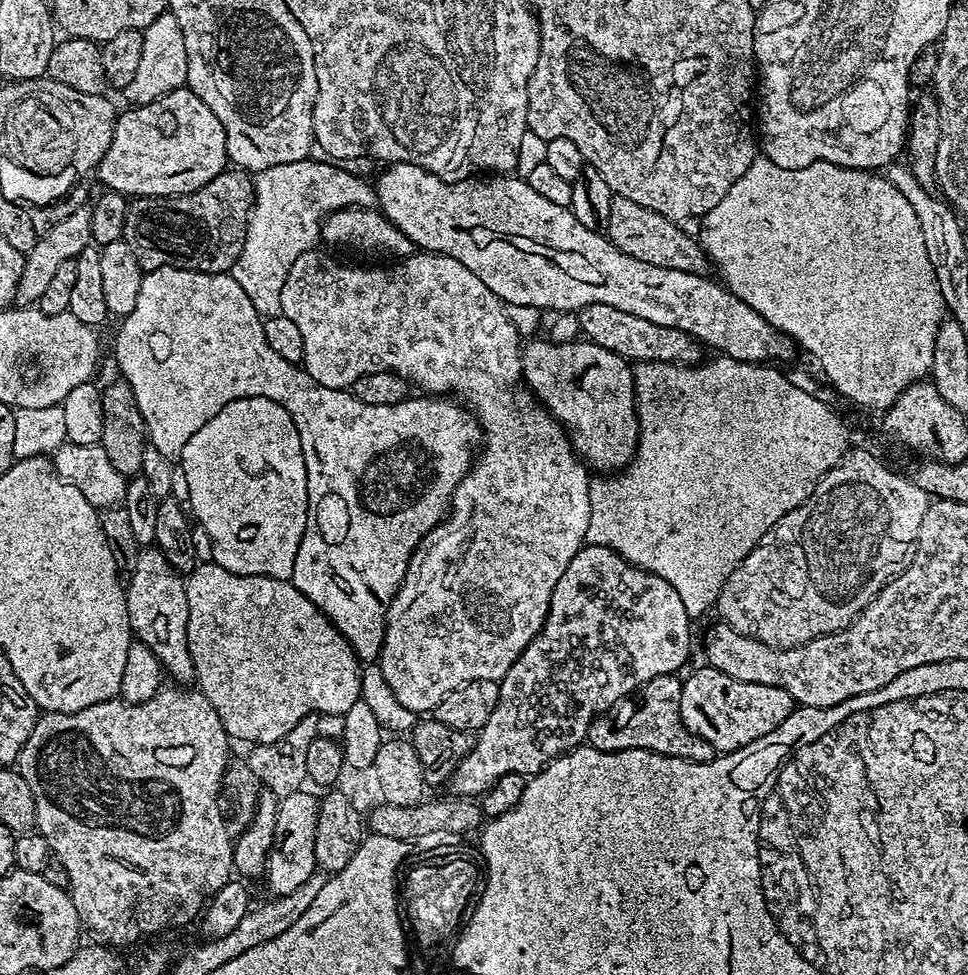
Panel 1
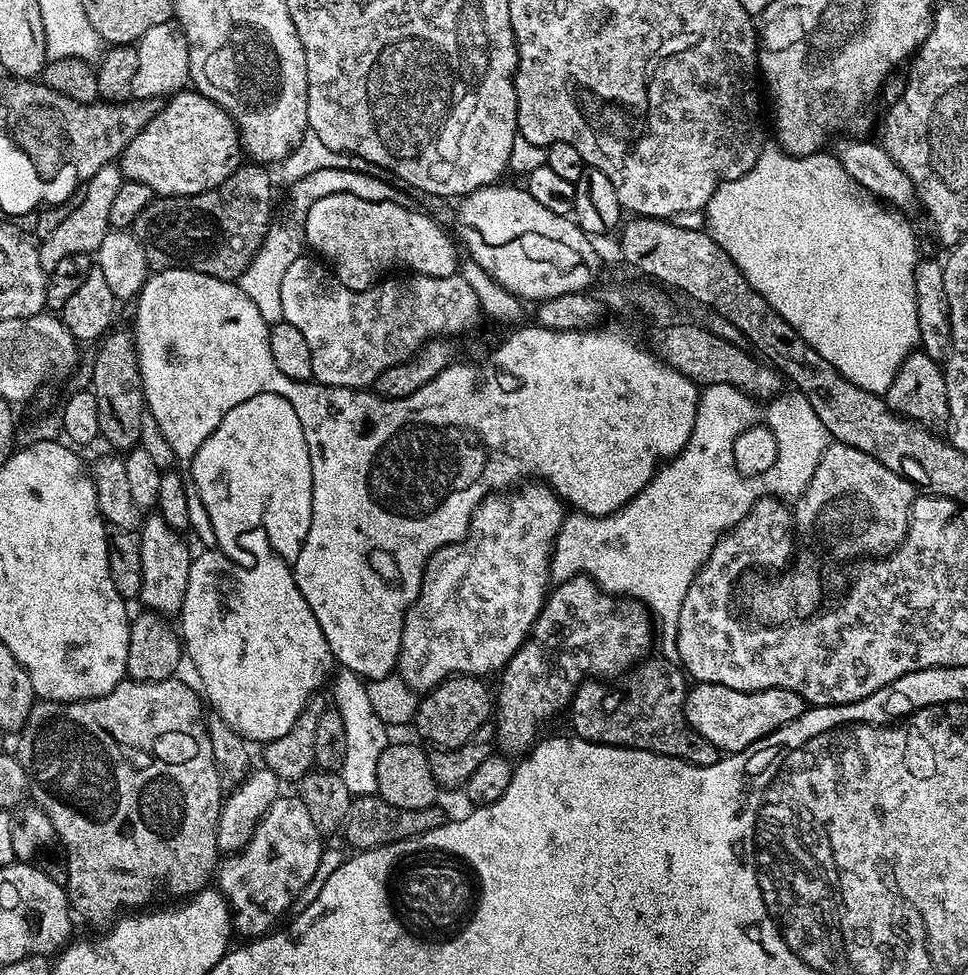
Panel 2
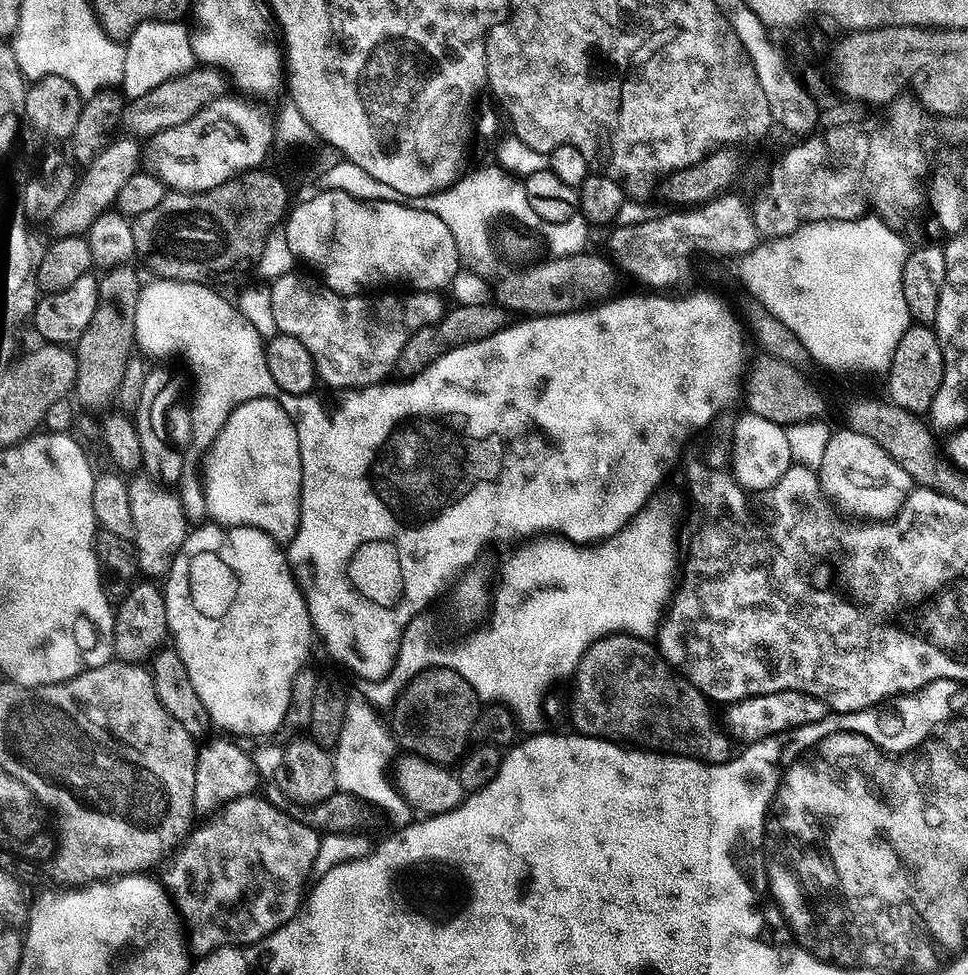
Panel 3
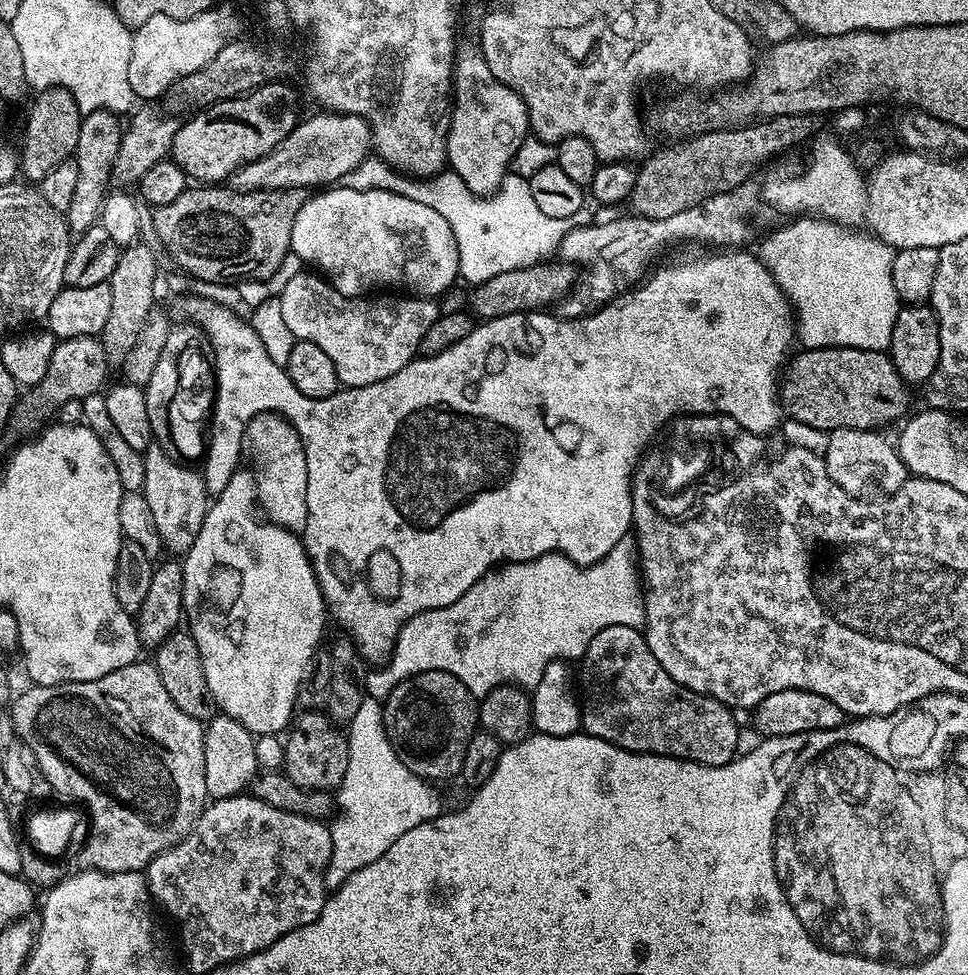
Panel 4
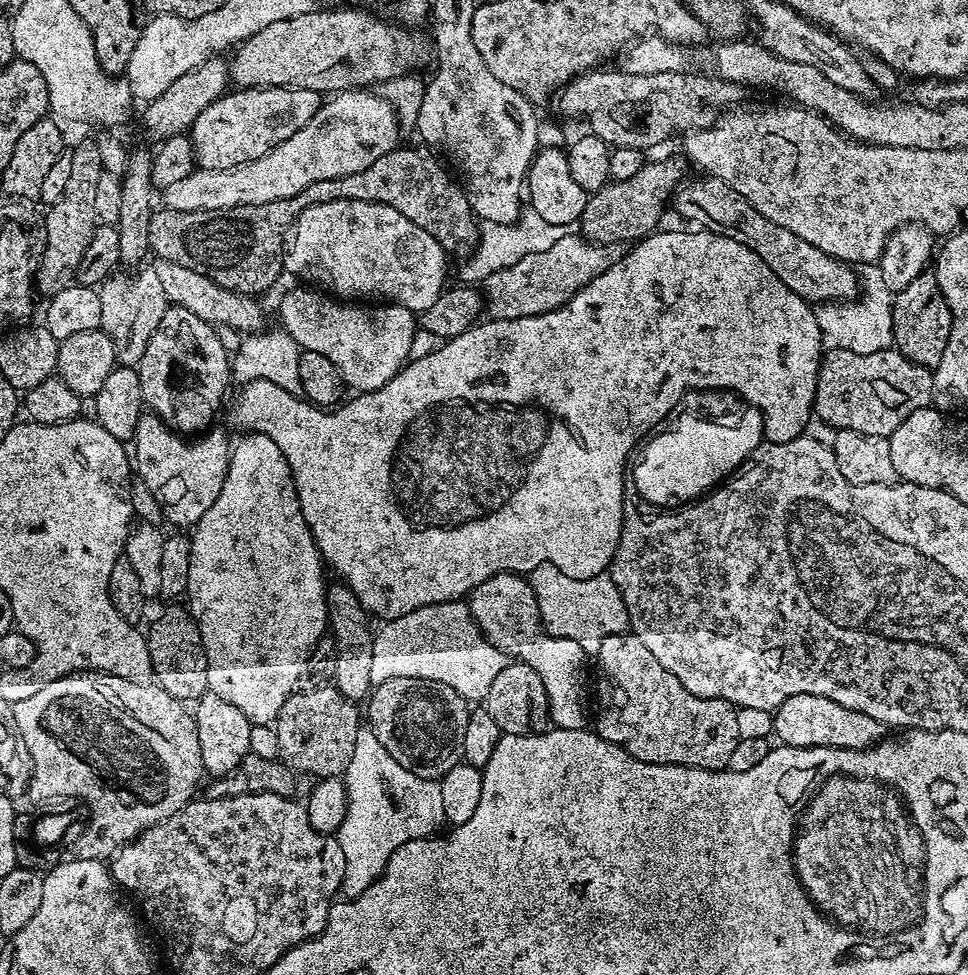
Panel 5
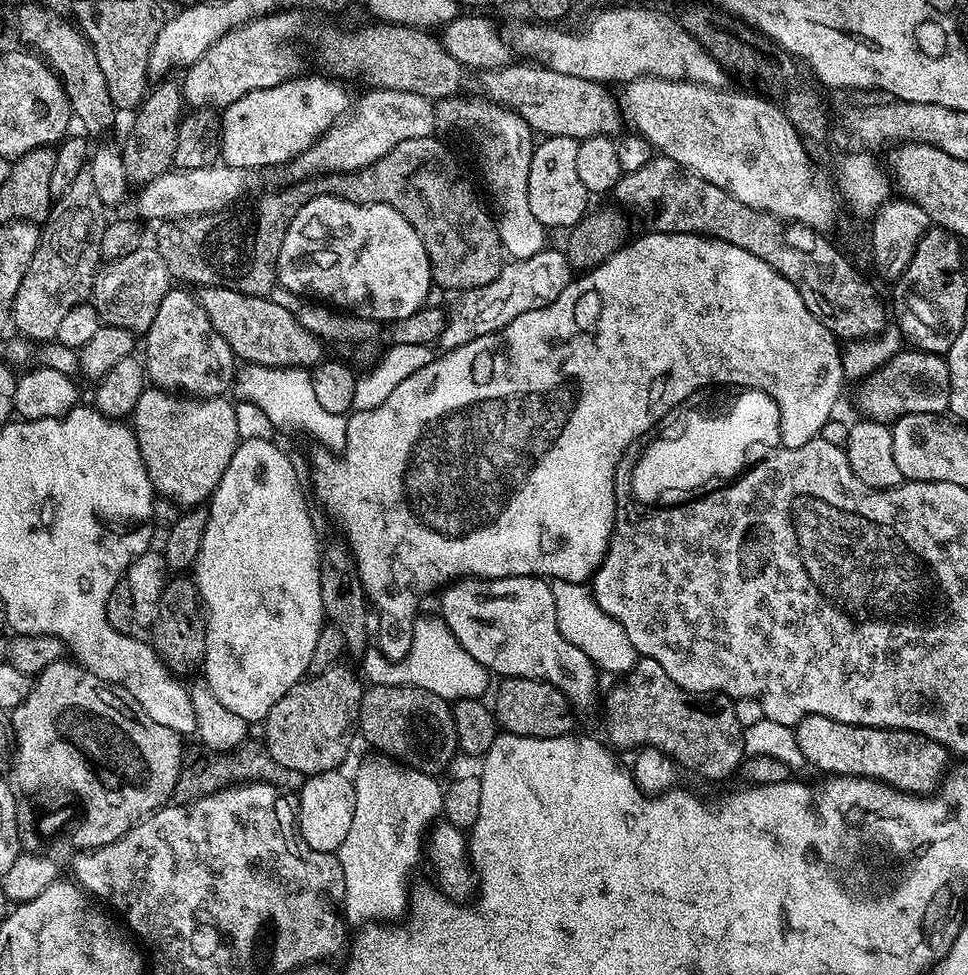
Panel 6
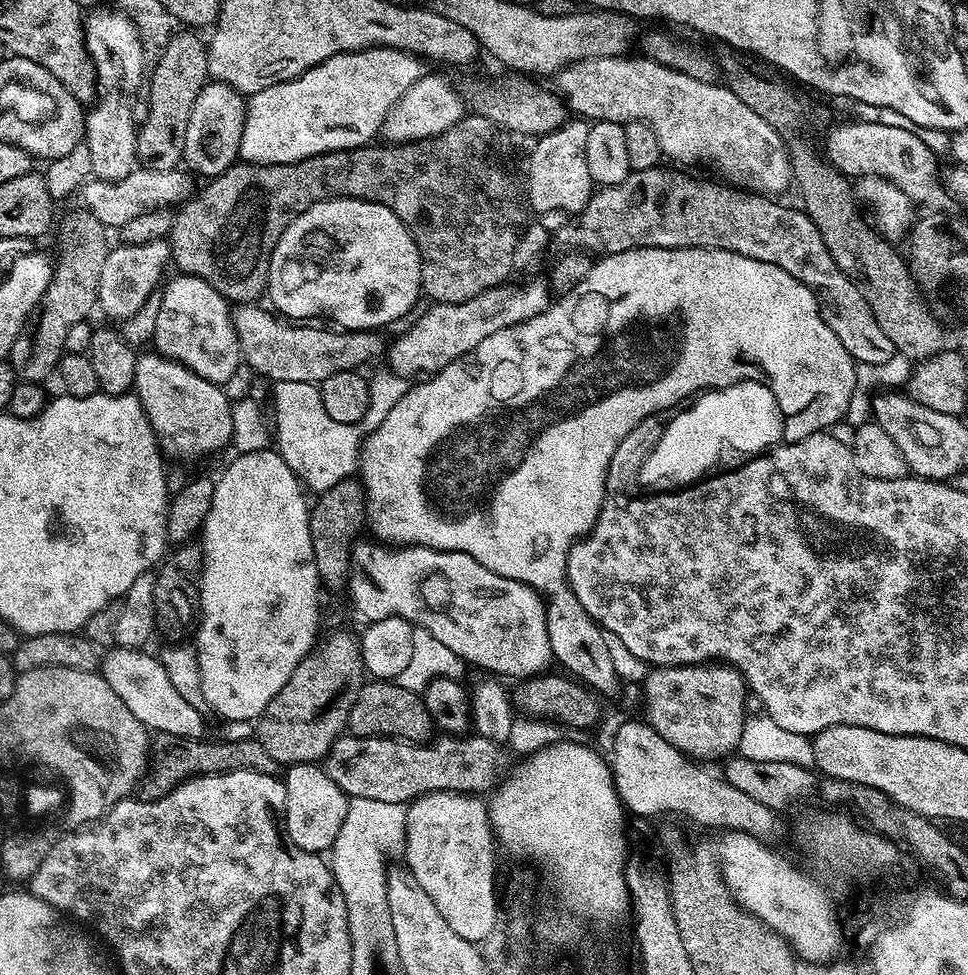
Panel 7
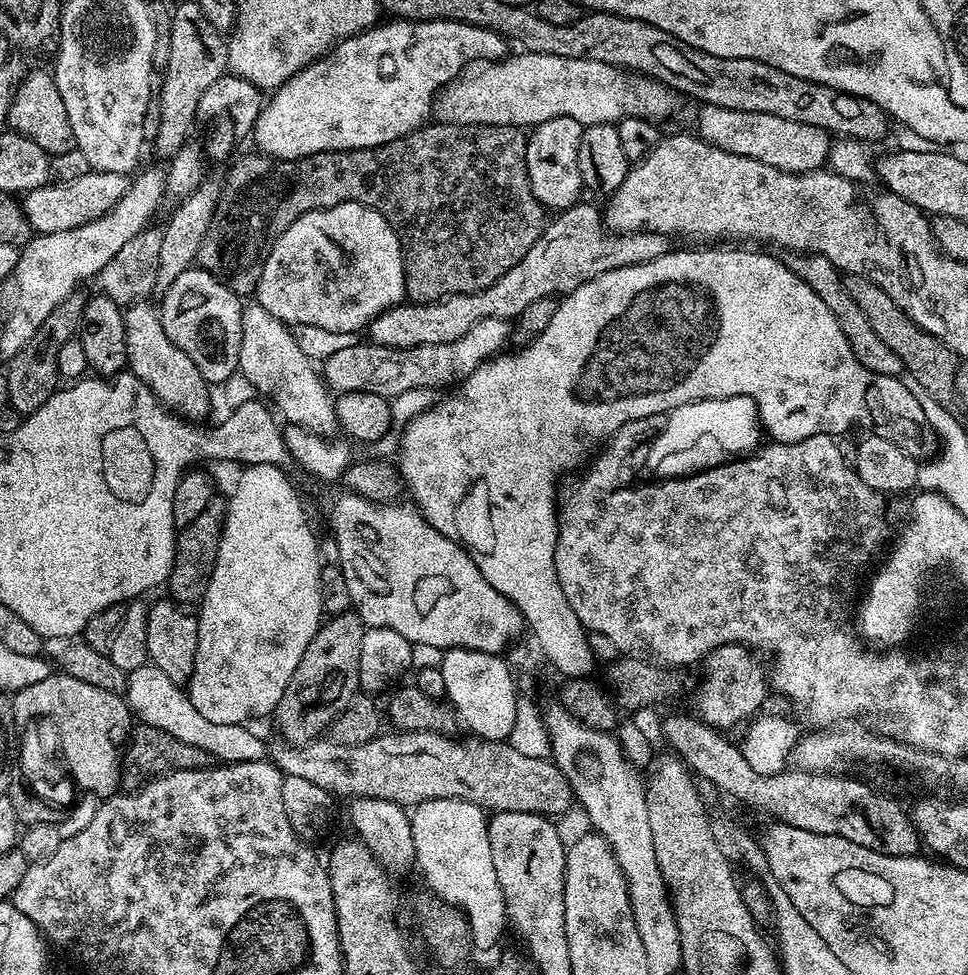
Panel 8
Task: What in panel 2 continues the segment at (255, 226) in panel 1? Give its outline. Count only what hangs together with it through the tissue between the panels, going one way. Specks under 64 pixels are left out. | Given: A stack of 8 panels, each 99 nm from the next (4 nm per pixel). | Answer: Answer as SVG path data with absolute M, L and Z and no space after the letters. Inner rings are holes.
M316 168L313 172L306 173L301 180L293 182L288 196L292 199L292 216L296 220L284 220L281 224L276 222L269 227L262 246L256 251L250 266L246 266L246 270L240 275L238 281L246 298L250 298L254 306L258 306L258 314L262 314L262 318L270 326L280 323L284 318L282 314L282 277L285 276L290 262L297 260L305 251L306 241L301 221L308 213L311 204L318 202L318 198L326 198L335 192L352 192L354 198L366 198L366 202L399 201L401 199L399 192L401 189L391 179L380 174L373 174L371 171L368 172L355 172L352 168Z

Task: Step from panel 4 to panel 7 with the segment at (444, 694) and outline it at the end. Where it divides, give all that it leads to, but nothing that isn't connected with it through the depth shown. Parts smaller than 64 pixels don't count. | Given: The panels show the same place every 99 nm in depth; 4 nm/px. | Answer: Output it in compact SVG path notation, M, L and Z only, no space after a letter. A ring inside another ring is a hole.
M372 678L358 690L358 698L354 698L347 731L354 736L394 736L398 740L422 744L433 739L434 725L417 693L406 690L401 684Z

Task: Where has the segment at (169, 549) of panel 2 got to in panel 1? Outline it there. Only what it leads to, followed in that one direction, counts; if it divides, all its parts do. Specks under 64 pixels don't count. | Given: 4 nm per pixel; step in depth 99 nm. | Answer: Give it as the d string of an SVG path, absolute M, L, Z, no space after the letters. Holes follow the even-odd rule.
M148 546L136 553L136 565L124 594L133 637L153 652L163 671L169 677L172 675L176 679L173 681L180 686L191 685L196 678L188 645L190 602L184 586L181 573L166 562L160 549Z

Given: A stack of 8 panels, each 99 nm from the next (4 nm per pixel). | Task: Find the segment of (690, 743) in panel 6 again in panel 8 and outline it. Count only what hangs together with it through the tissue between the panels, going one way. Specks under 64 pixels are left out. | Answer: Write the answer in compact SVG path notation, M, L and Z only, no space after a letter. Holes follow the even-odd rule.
M723 644L704 657L704 681L696 688L694 712L705 724L727 730L751 721L764 708L764 699L770 696L770 680L766 668L752 656L755 656L753 649L742 644Z

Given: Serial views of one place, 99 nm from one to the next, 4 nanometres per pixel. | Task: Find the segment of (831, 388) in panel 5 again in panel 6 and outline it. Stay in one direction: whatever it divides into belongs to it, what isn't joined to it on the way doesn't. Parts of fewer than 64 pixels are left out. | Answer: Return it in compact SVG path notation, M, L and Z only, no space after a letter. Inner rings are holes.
M901 350L887 360L881 368L869 371L856 392L859 415L891 425L898 418L910 414L934 414L948 412L950 402L950 372L944 356L933 352Z

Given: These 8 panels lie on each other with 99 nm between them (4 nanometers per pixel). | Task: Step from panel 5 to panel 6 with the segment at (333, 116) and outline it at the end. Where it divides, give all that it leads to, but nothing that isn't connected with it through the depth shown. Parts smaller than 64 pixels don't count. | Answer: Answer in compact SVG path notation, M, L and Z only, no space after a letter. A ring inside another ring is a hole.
M377 88L368 92L361 98L357 108L355 105L343 119L333 124L329 132L288 161L286 171L289 181L307 180L309 176L323 176L326 172L349 172L370 166L370 162L382 158L382 154L390 154L398 142L433 135L432 127L437 127L438 112L429 97L417 92L389 88ZM223 162L198 170L176 168L163 172L149 184L139 185L137 192L140 193L136 196L135 215L141 221L163 222L177 220L183 216L205 216L208 212L220 212L223 208L235 205L243 197L240 195L248 188L248 176L249 169L235 168Z

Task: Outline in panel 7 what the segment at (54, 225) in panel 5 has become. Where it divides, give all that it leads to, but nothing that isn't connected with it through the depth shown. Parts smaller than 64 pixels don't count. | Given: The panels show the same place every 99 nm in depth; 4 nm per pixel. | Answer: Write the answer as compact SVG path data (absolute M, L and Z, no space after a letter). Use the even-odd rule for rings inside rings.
M86 210L79 211L70 213L60 228L60 257L55 257L52 281L40 301L36 325L34 320L32 332L31 328L21 332L12 347L10 363L21 381L41 383L51 372L55 373L65 354L66 333L73 326L85 323L92 308L94 312L97 307L98 278L102 274L102 262L108 257L110 243L104 237L104 225Z

